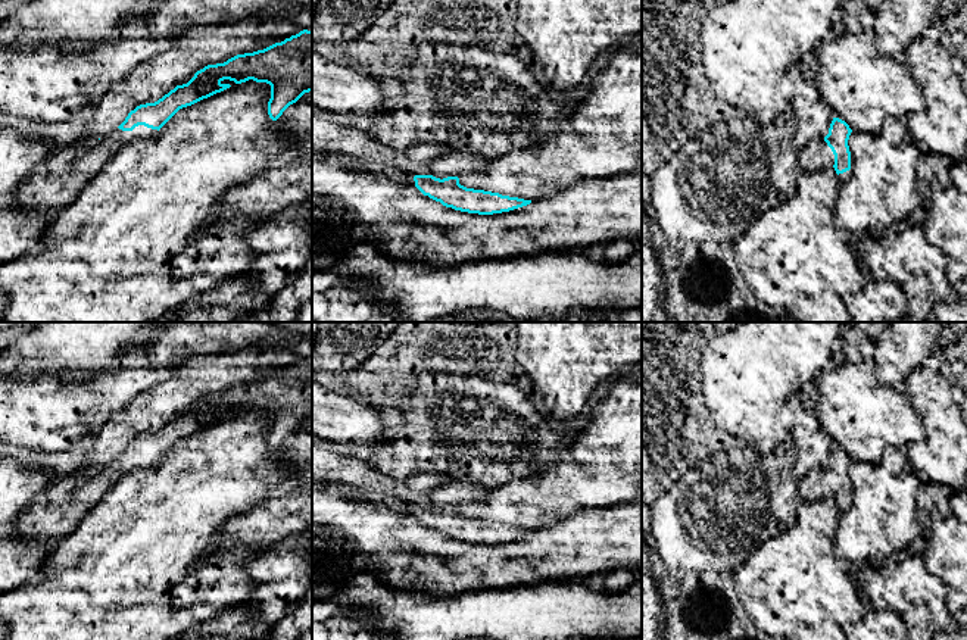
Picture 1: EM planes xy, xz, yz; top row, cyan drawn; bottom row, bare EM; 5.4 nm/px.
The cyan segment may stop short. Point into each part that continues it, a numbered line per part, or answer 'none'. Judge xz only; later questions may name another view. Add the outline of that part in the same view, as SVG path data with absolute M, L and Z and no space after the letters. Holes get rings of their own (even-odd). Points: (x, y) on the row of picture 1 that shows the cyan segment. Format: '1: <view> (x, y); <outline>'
1: xz (455, 164); M452 152L443 156L437 156L428 165L428 174L436 178L459 177L464 172L481 171L486 168L487 159L464 152Z

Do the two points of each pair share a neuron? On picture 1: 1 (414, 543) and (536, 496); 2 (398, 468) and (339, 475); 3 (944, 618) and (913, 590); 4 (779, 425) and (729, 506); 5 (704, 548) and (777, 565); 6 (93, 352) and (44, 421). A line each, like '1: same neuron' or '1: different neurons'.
1: different neurons
2: different neurons
3: same neuron
4: different neurons
5: different neurons
6: different neurons

